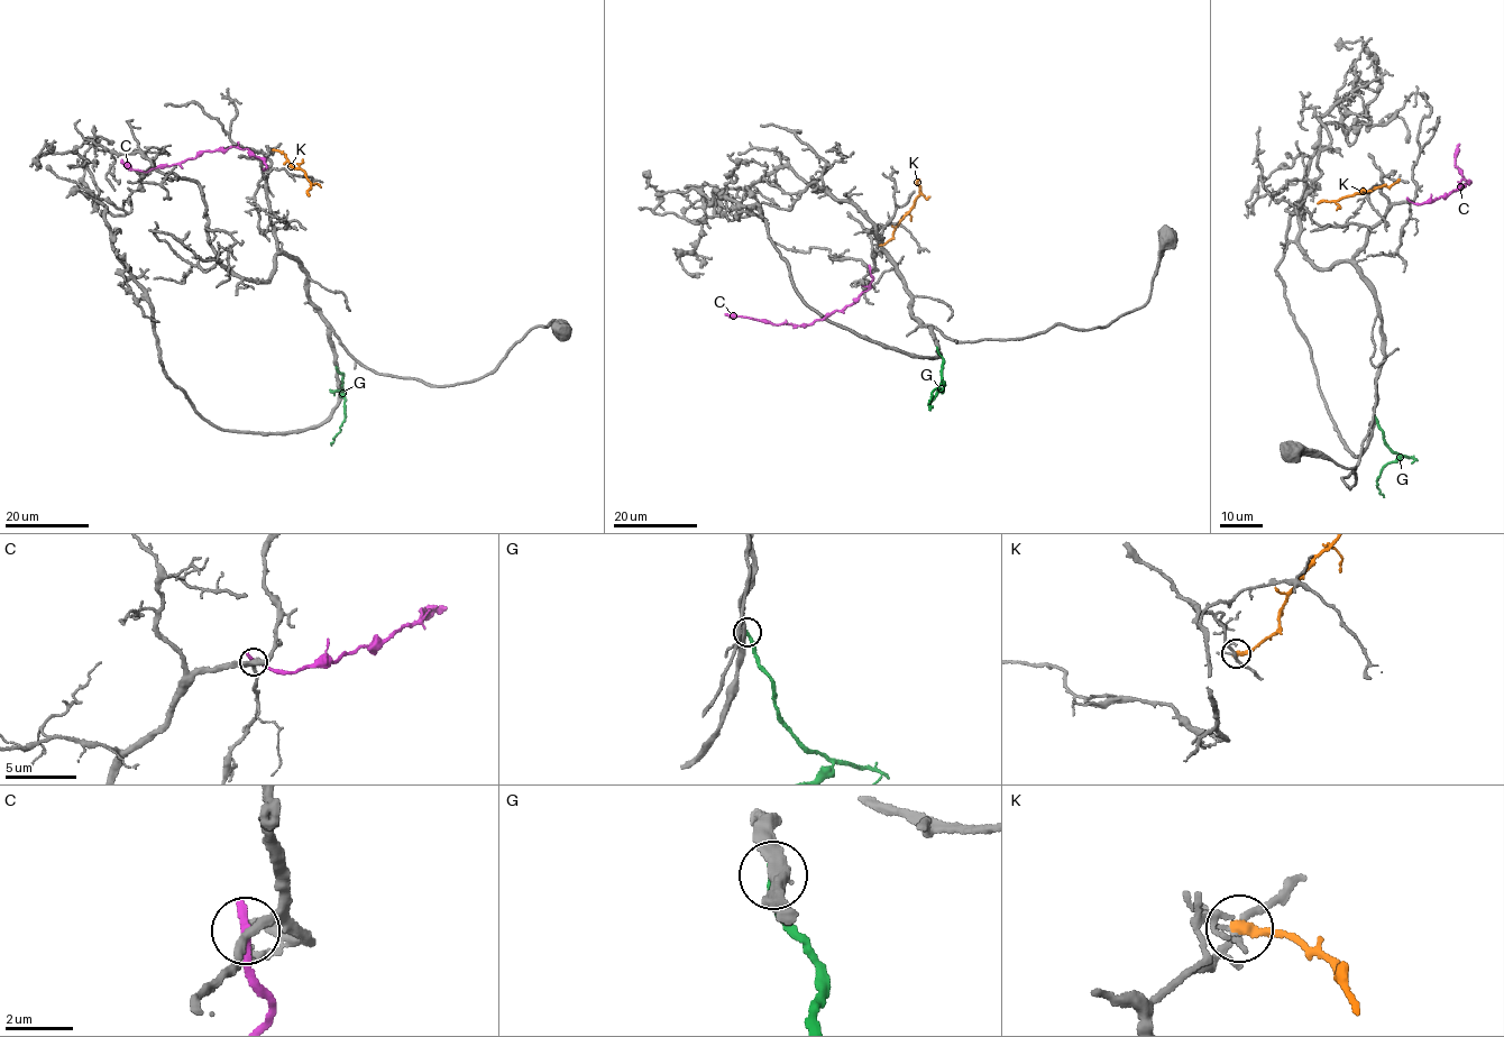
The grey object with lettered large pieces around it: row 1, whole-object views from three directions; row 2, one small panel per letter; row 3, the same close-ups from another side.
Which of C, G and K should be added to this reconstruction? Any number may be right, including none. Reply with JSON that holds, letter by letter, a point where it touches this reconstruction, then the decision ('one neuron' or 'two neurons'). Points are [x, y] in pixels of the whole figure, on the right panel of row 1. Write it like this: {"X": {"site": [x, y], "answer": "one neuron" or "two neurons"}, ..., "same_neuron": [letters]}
{"C": {"site": [1409, 201], "answer": "two neurons"}, "G": {"site": [1375, 418], "answer": "two neurons"}, "K": {"site": [1399, 180], "answer": "two neurons"}, "same_neuron": []}

